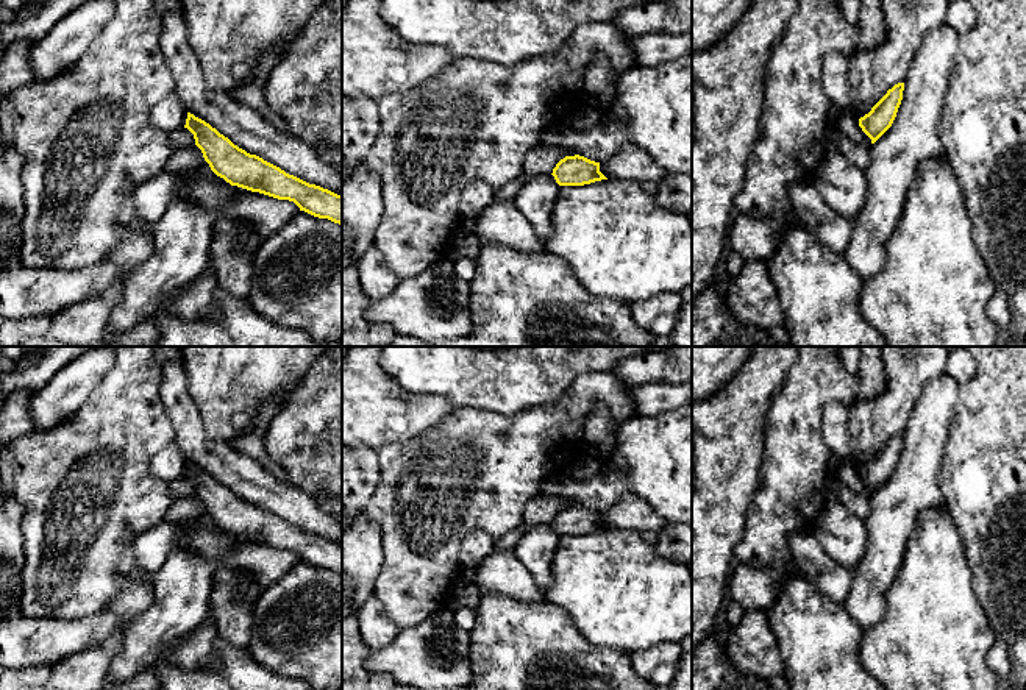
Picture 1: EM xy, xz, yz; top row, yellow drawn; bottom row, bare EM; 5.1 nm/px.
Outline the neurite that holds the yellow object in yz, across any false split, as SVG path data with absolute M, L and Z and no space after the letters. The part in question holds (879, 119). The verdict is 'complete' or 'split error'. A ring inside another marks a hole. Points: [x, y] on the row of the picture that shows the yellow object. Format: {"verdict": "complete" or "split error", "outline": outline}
{"verdict": "complete", "outline": "M904 83L895 84L871 108L868 114L859 119L859 126L875 144L893 123L903 100Z"}

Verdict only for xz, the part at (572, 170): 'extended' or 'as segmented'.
as segmented

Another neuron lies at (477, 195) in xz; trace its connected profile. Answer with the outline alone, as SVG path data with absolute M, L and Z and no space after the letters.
M470 181L461 192L459 211L462 219L476 219L492 205L493 187L486 181Z

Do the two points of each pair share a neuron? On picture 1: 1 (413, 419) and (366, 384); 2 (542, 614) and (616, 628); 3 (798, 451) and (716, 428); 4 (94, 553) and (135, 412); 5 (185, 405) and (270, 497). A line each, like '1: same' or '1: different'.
1: same
2: different
3: different
4: same
5: same

